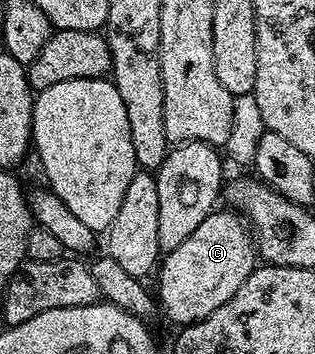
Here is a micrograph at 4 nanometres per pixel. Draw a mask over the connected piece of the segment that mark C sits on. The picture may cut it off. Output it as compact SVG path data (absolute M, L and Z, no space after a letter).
M230 208L216 209L197 224L189 240L162 255L157 270L158 305L162 313L164 310L180 327L205 320L209 312L221 308L221 304L249 280L256 265L257 247L248 223Z

